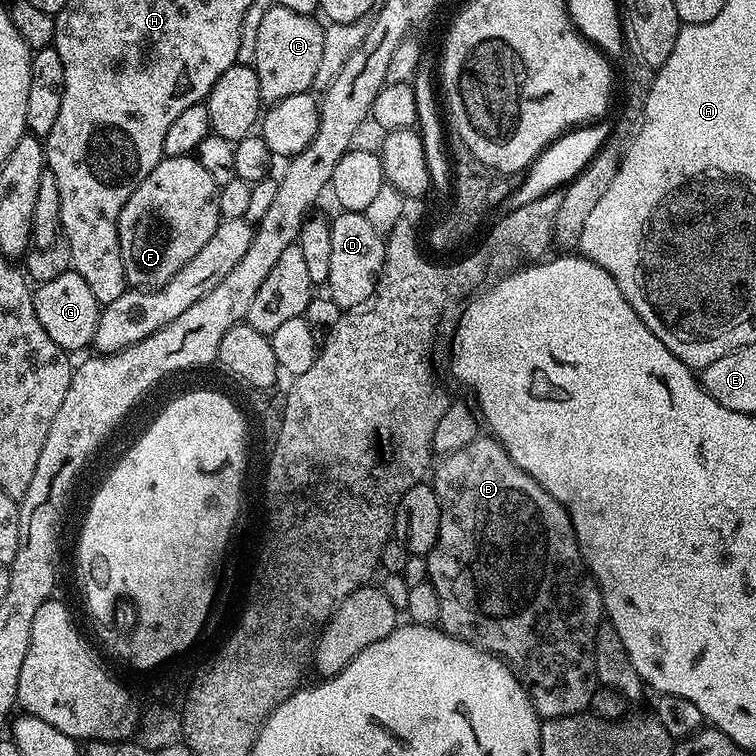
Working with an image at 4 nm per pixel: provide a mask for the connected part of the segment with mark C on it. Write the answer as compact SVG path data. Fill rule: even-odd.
M279 2L273 3L266 10L258 25L258 38L254 42L252 59L260 83L260 98L265 105L277 104L282 98L290 98L290 94L309 91L316 76L318 80L321 75L326 28L316 19L315 15L307 16L294 10L286 10L286 6Z

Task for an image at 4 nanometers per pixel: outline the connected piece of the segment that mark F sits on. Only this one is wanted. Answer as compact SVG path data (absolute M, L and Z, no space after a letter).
M195 155L167 157L146 174L118 218L122 266L132 288L147 290L168 284L210 242L221 222L217 191L214 178L210 178Z

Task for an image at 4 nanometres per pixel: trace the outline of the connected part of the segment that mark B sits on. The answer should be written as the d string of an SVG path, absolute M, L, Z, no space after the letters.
M488 434L443 457L435 465L430 483L440 503L438 538L426 556L428 580L438 590L442 606L439 627L499 656L527 688L534 710L544 720L587 713L598 687L596 635L606 613L604 596L584 562L570 514Z

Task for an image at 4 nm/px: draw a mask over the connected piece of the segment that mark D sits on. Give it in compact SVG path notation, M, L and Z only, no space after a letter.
M337 211L336 217L330 220L330 274L326 285L327 295L341 310L358 306L358 302L366 302L370 294L374 294L380 271L384 265L385 237L372 227L363 212Z

